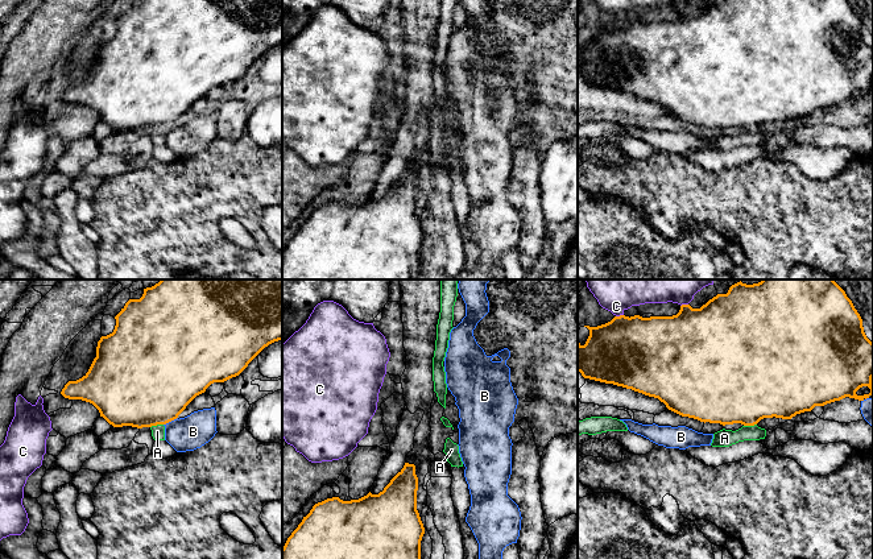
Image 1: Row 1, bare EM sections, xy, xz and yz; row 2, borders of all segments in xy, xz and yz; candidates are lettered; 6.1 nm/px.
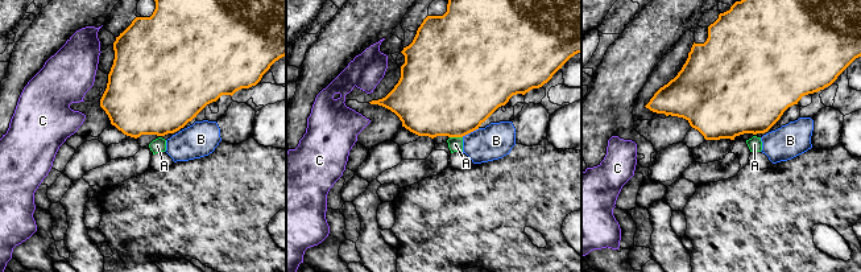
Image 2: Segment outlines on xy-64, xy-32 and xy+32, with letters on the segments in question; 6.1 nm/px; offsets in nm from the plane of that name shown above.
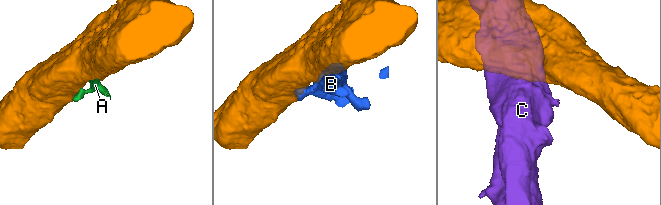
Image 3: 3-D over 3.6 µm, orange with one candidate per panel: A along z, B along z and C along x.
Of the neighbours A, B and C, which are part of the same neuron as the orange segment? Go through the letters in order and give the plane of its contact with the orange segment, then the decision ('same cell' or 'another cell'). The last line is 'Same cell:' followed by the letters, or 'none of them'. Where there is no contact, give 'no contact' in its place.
A: meets orange in xy; another cell
B: meets orange in xy; another cell
C: meets orange in yz; another cell
Same cell: none of them

